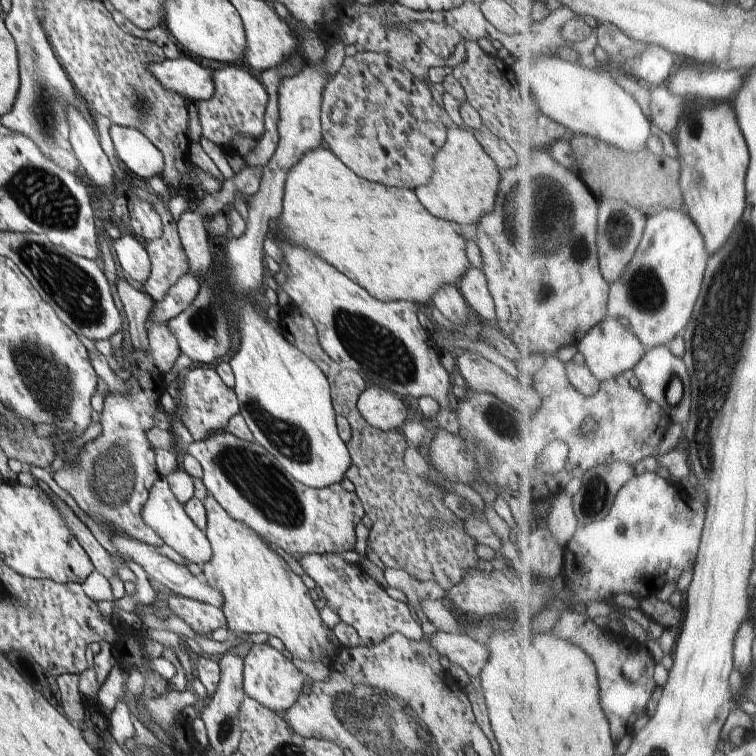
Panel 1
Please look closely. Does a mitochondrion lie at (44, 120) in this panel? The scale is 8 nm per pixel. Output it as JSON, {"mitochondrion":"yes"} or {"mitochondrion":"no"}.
{"mitochondrion":"yes"}

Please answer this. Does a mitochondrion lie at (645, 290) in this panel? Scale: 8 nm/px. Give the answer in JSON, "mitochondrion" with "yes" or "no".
{"mitochondrion":"yes"}

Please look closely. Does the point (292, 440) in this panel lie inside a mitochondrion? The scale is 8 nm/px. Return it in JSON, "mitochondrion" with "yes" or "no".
{"mitochondrion":"yes"}

